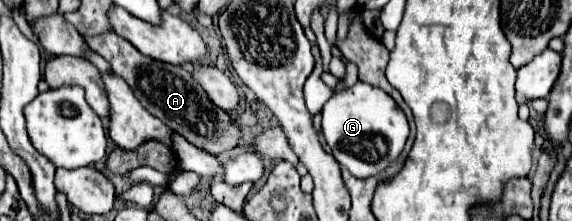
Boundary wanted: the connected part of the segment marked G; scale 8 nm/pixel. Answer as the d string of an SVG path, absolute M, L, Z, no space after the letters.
M357 81L351 89L337 91L323 105L321 113L323 113L323 129L321 131L333 151L333 157L339 161L339 165L347 167L351 171L351 175L357 179L369 179L369 177L375 177L381 171L385 171L393 161L397 161L397 157L401 155L405 141L409 137L409 123L405 119L405 113L397 107L397 103L379 87L373 87L373 85L367 85L361 81Z

